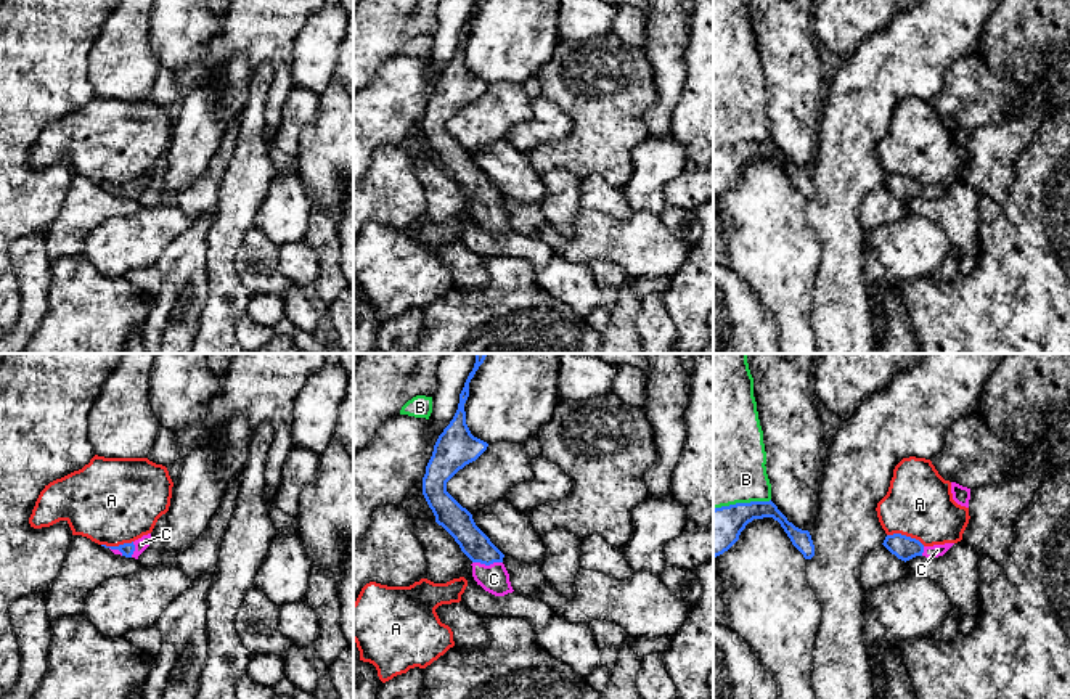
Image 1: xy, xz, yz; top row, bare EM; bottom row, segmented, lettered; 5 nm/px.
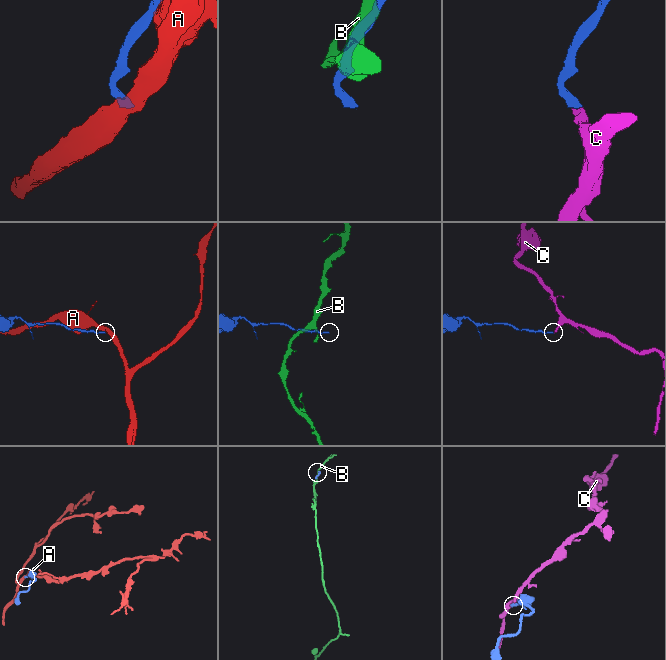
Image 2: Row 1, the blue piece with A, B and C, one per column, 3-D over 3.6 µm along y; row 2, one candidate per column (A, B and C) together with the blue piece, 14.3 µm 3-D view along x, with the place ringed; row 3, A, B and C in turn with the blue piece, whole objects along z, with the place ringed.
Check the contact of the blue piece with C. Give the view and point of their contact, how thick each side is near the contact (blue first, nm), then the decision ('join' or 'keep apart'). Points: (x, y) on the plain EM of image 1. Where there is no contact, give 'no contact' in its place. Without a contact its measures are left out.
xz (487, 204) | 150/140 nm | join

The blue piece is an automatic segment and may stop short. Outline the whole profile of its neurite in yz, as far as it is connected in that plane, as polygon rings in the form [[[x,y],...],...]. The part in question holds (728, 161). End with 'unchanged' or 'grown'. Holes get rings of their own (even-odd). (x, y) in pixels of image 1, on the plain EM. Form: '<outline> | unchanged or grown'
[[[770,141],[736,143],[713,149],[713,198],[728,191],[737,180],[741,172],[753,159],[773,157],[781,164],[792,185],[805,199],[815,196],[815,185],[808,170],[795,167],[787,157]]] | unchanged

